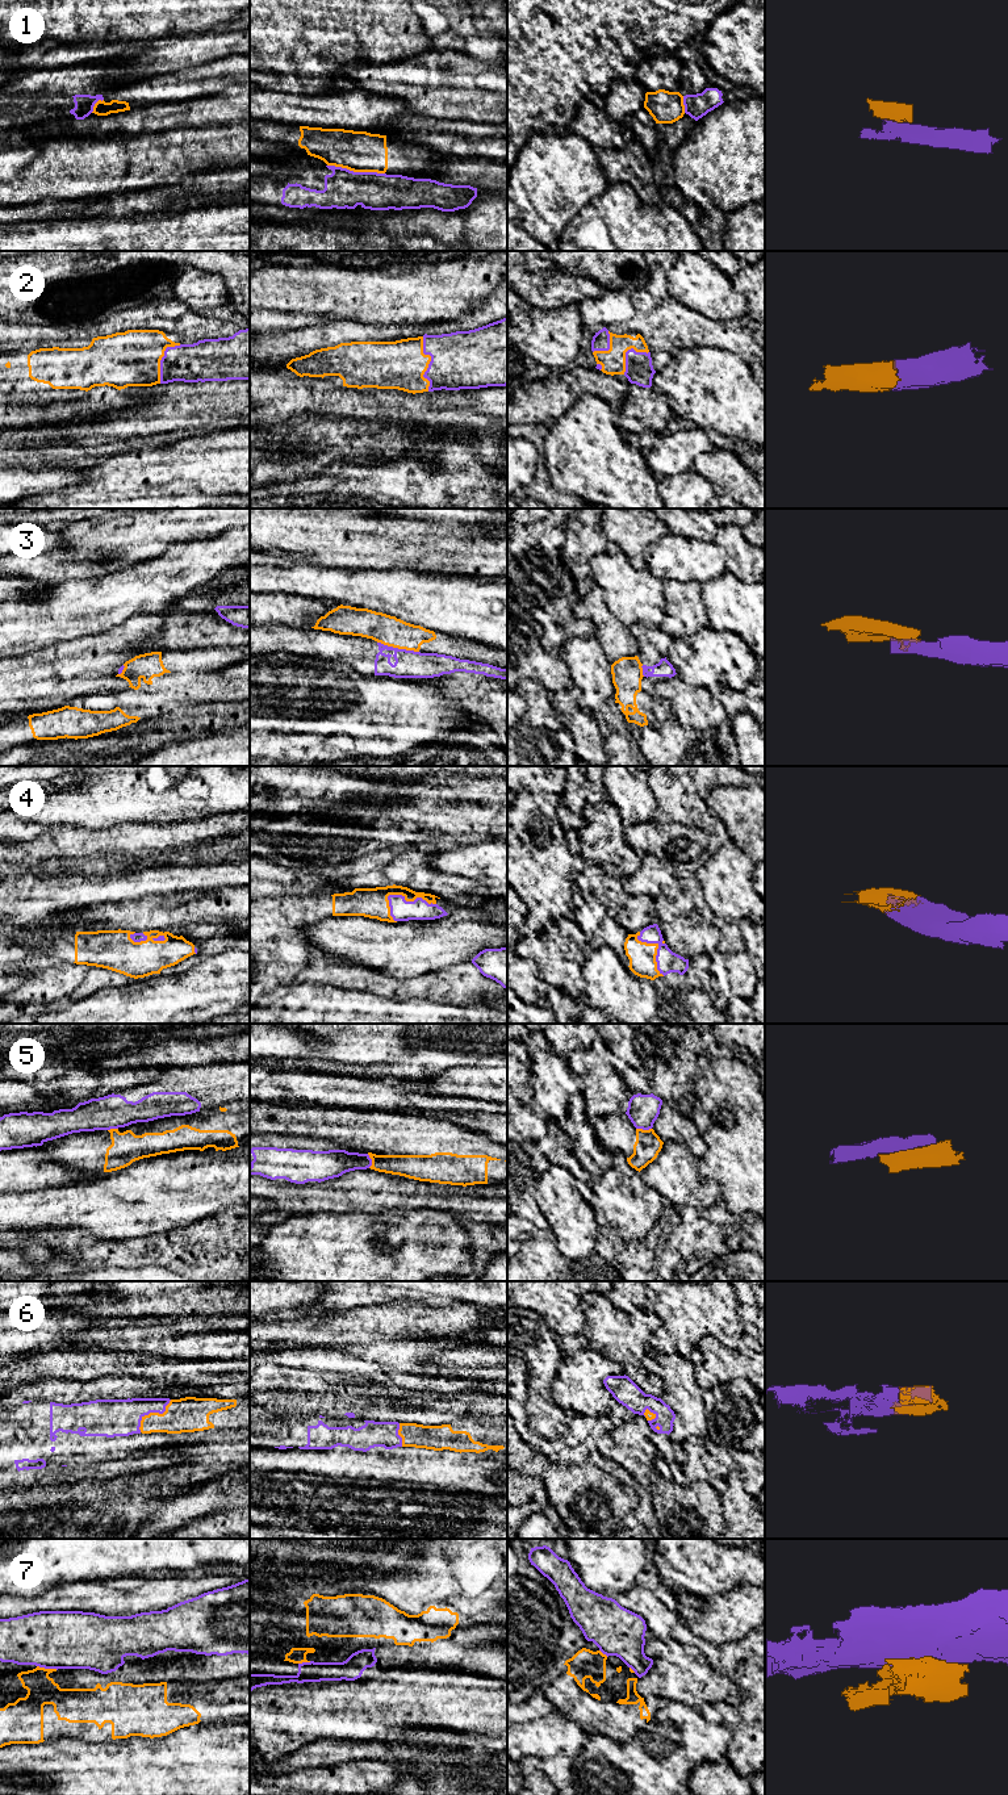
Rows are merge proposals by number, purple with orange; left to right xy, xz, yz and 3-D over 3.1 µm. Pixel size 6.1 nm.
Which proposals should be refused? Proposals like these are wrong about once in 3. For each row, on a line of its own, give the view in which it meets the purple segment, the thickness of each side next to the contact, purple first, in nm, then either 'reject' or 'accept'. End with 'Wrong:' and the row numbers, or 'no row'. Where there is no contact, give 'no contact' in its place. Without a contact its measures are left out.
1: meets purple in xz; 240 nm thick on the purple side, 260 nm on the other; reject
2: meets purple in xz; 360 nm thick on the purple side, 300 nm on the other; accept
3: meets purple in xz; 170 nm thick on the purple side, 180 nm on the other; reject
4: meets purple in xz; 130 nm thick on the purple side, 180 nm on the other; accept
5: meets purple in yz; 190 nm thick on the purple side, 160 nm on the other; reject
6: meets purple in xy; 220 nm thick on the purple side, 220 nm on the other; accept
7: meets purple in xy; 360 nm thick on the purple side, 180 nm on the other; reject
Wrong: 1, 3, 5, 7

